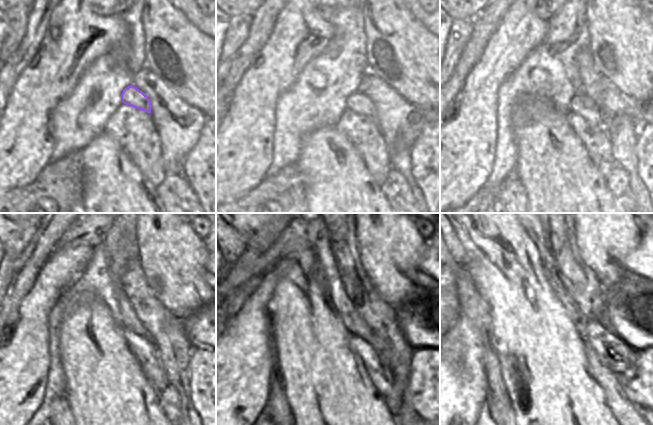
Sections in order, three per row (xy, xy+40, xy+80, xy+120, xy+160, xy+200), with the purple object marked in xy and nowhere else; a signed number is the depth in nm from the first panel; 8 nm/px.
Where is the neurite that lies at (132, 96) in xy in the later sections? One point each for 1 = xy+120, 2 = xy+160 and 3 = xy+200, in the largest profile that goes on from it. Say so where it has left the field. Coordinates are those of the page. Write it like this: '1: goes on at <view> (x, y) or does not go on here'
1: goes on at xy+120 (144, 349)
2: goes on at xy+160 (382, 377)
3: goes on at xy+200 (629, 416)

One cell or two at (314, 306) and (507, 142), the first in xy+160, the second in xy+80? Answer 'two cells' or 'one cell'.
two cells

